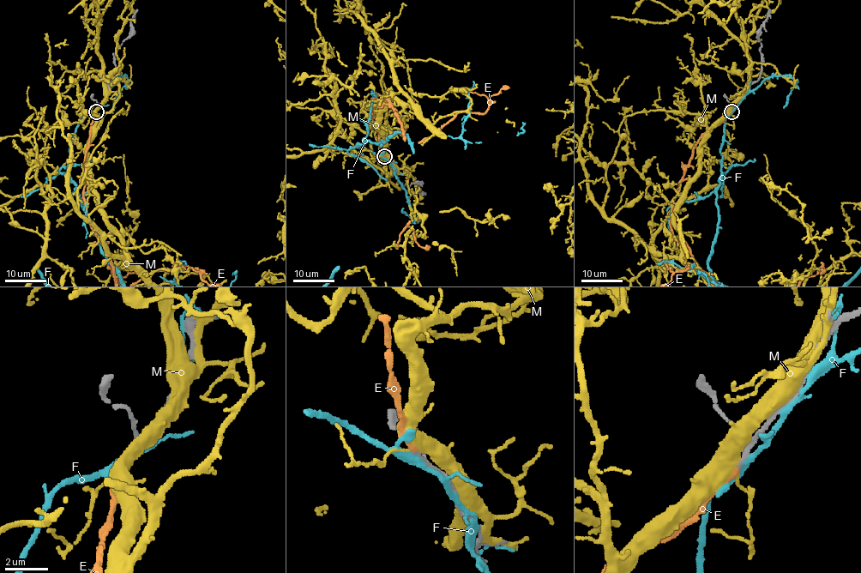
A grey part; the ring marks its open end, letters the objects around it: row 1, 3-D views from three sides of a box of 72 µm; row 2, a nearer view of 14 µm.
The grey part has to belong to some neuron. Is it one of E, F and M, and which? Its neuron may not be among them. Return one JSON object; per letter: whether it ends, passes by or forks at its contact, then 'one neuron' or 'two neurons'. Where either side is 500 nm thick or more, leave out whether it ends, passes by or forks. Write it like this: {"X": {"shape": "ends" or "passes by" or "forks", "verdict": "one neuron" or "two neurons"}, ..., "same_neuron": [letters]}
{"E": {"shape": "ends", "verdict": "one neuron"}, "F": {"shape": "passes by", "verdict": "two neurons"}, "M": {"shape": "forks", "verdict": "two neurons"}, "same_neuron": ["E"]}

